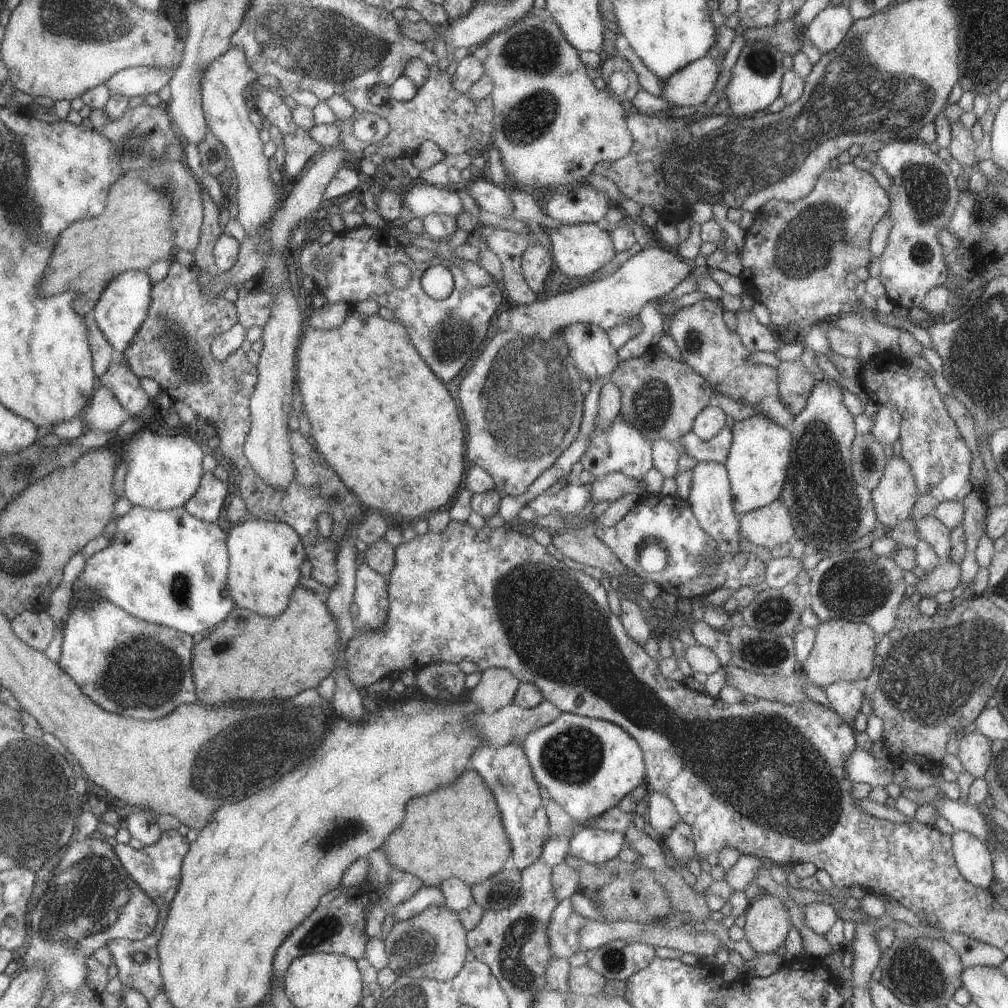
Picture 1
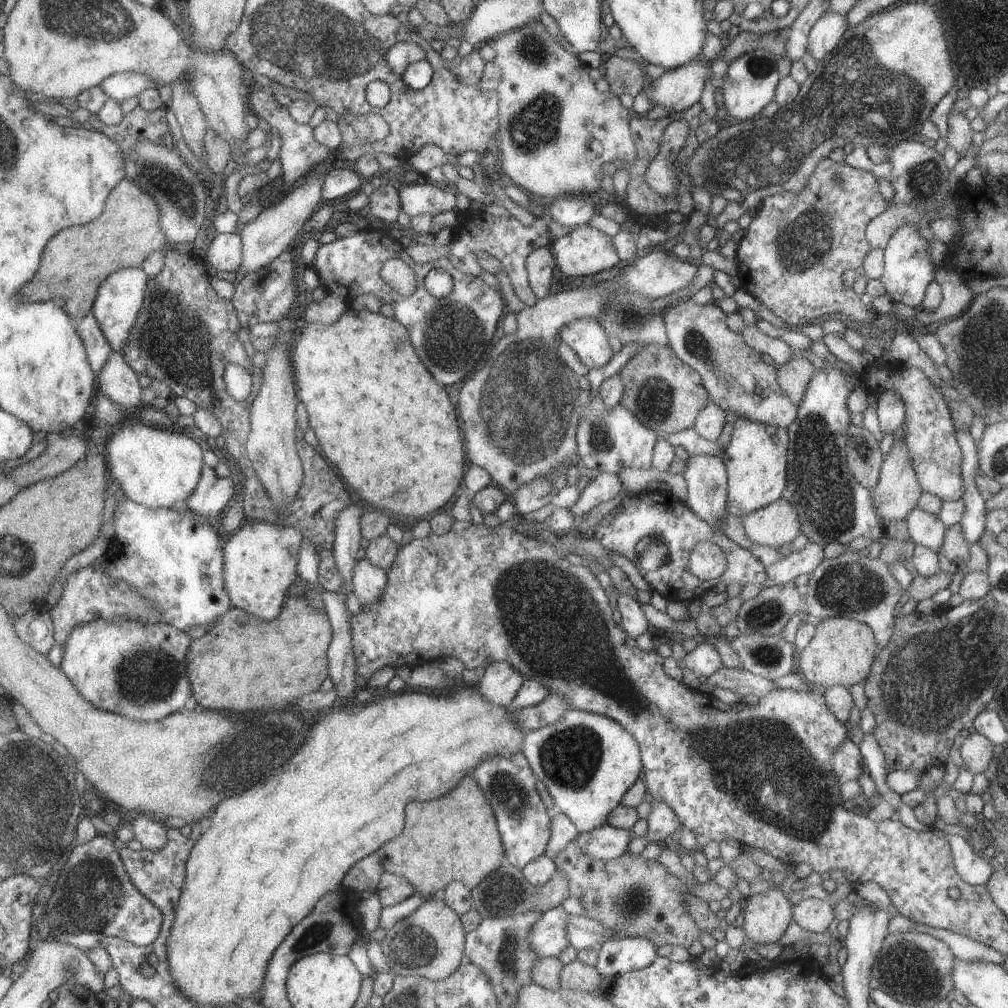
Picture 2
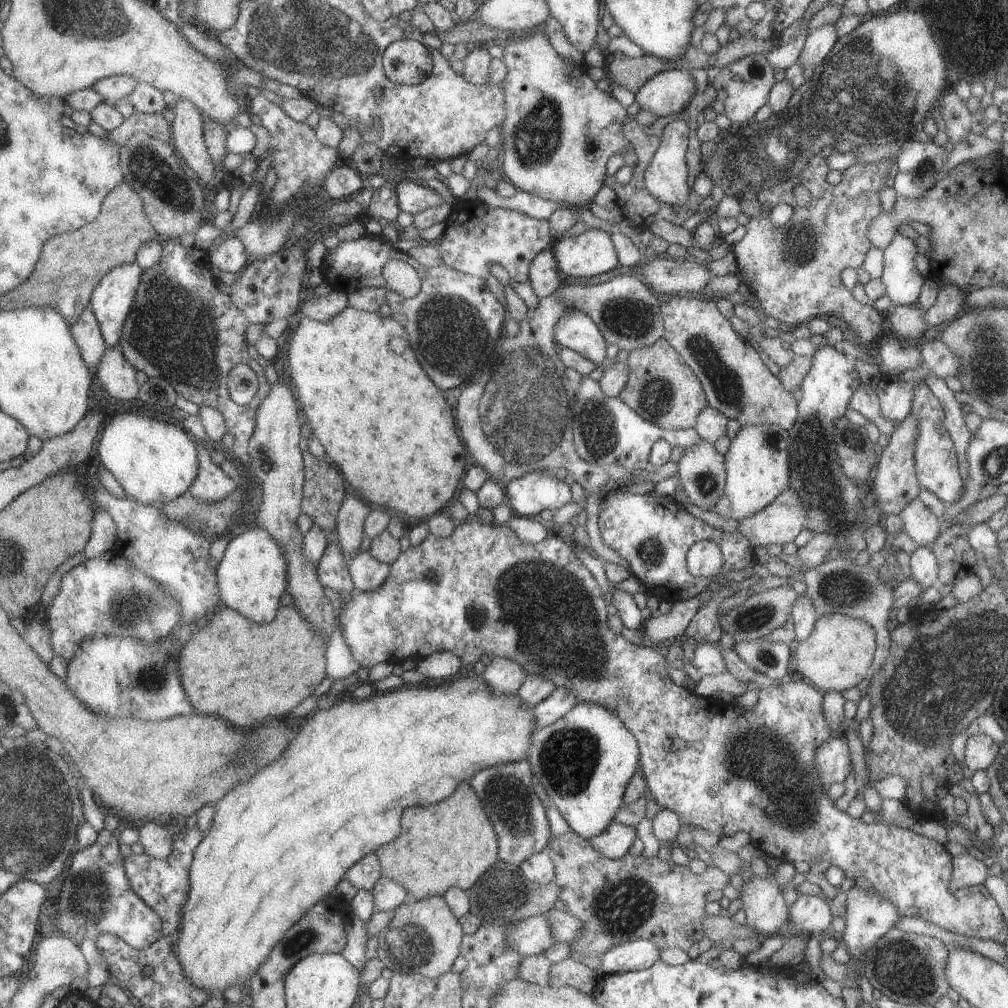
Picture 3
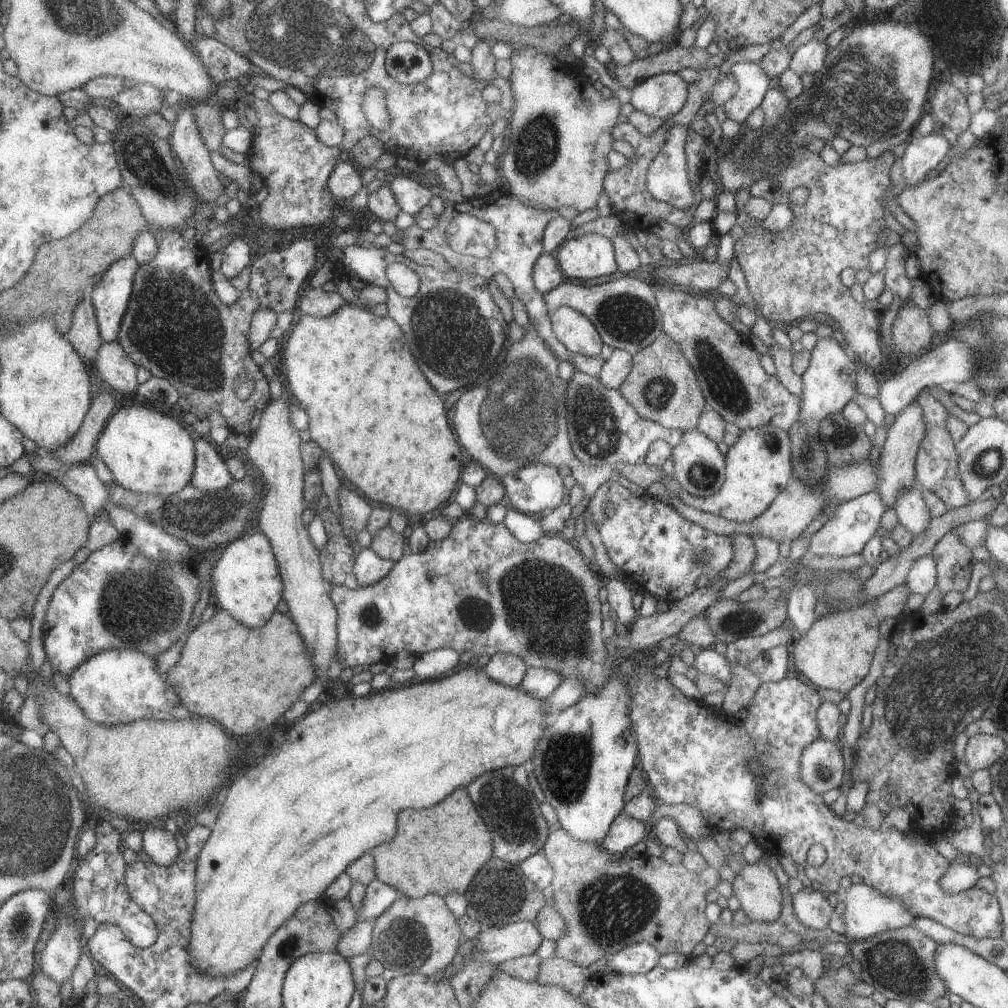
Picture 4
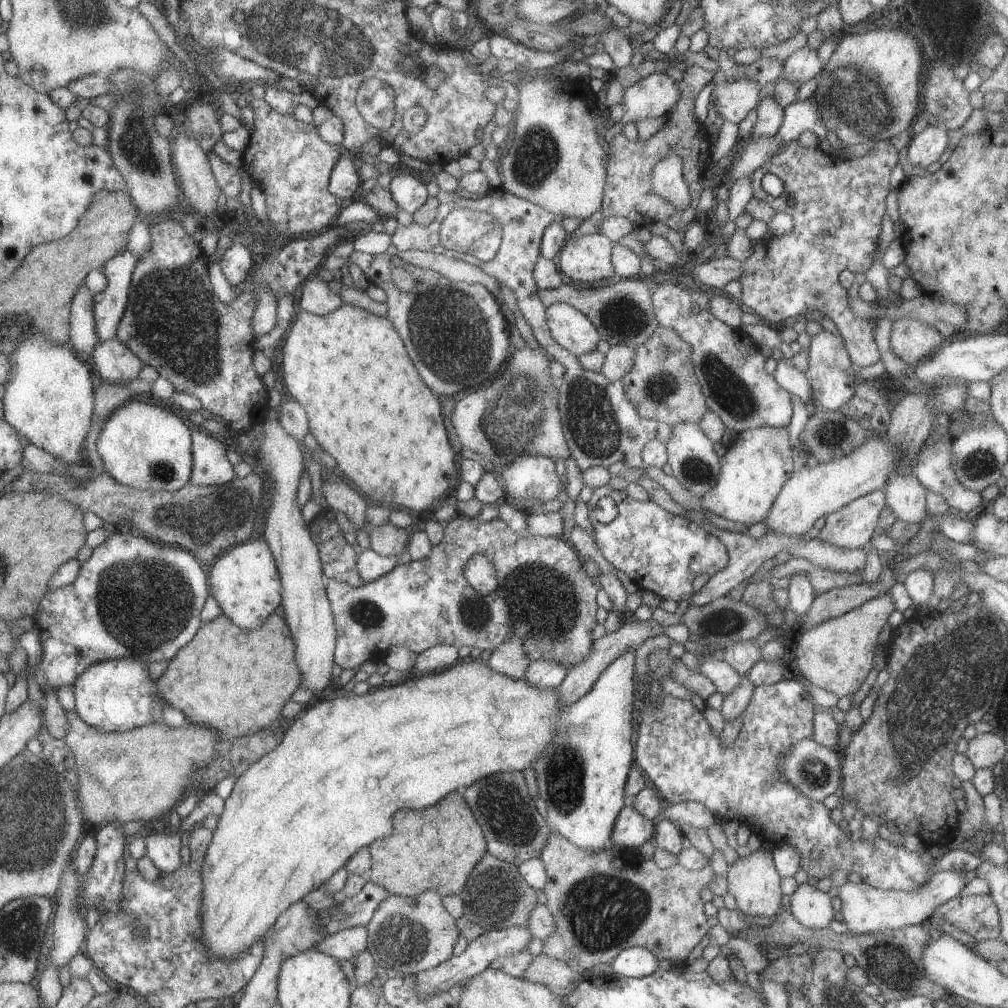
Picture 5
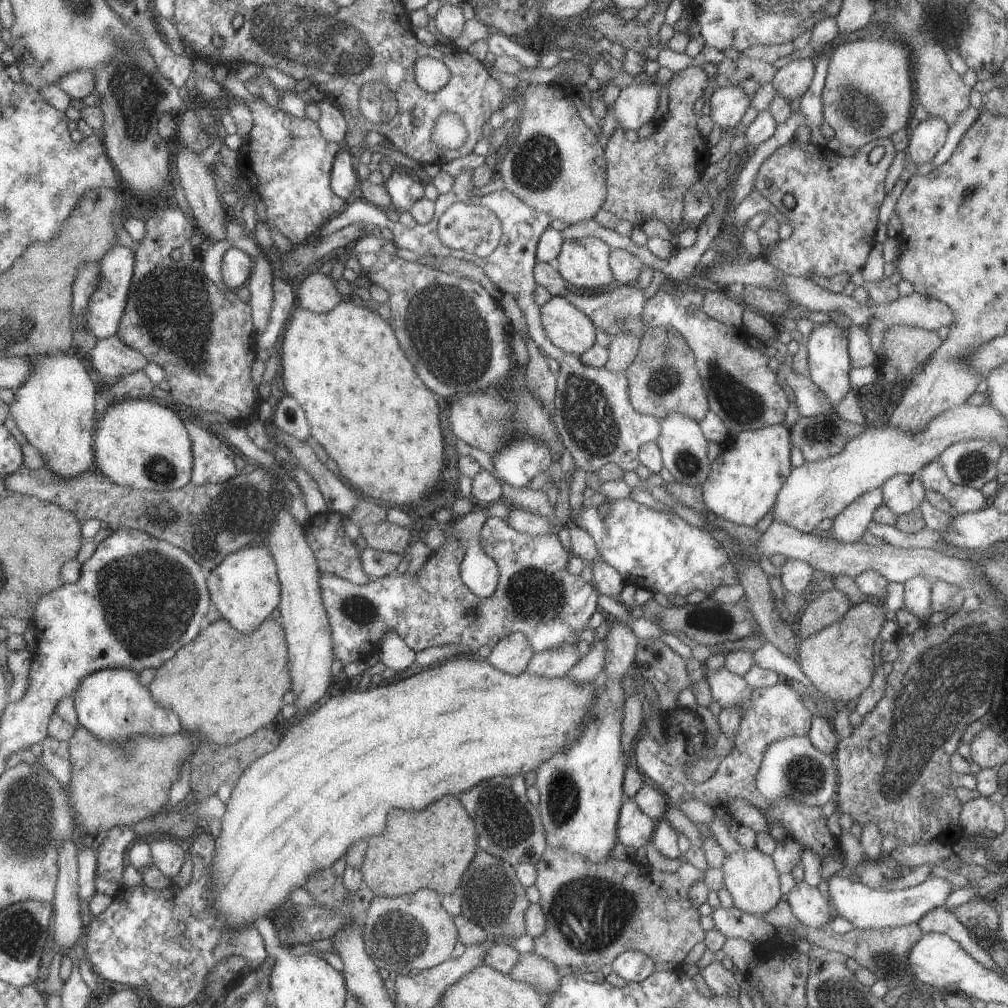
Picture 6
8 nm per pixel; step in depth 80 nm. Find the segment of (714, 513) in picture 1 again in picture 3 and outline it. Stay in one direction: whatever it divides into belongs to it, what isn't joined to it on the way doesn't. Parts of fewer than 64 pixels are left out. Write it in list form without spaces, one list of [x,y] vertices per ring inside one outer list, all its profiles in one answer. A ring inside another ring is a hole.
[[[699,439],[693,448],[683,448],[676,464],[678,480],[689,502],[699,510],[711,510],[725,488],[723,455],[713,444]]]

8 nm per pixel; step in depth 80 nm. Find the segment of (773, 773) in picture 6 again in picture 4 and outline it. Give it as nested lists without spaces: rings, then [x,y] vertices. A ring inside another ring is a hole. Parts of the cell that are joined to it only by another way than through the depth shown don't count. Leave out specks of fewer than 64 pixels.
[[[817,737],[801,750],[799,776],[797,778],[805,786],[811,786],[811,792],[822,795],[831,788],[839,788],[841,782],[843,782],[843,758],[840,744],[840,740],[829,742],[829,740]]]

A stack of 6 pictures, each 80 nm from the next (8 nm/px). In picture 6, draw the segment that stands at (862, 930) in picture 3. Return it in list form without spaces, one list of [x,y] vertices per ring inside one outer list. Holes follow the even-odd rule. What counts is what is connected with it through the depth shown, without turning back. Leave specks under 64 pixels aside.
[[[837,872],[827,880],[831,905],[838,912],[837,915],[849,921],[855,929],[893,928],[916,923],[928,910],[944,904],[947,895],[951,892],[950,887],[951,883],[941,877],[925,879],[914,887],[894,891],[872,889],[861,882],[854,883]]]

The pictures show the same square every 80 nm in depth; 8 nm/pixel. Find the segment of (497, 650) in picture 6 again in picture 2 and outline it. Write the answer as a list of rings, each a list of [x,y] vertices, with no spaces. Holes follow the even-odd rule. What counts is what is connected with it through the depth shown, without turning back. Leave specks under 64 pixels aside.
[[[492,662],[484,669],[481,680],[475,685],[477,692],[491,706],[509,707],[525,678],[507,662]]]

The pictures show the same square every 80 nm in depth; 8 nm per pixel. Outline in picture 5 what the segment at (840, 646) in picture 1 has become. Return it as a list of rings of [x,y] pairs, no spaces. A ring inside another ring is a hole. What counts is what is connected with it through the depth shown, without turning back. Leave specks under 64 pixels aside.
[[[889,595],[873,597],[849,612],[834,619],[827,619],[808,631],[797,631],[788,652],[798,677],[838,696],[851,696],[872,668],[873,653],[879,631],[887,623],[887,616],[894,610]]]

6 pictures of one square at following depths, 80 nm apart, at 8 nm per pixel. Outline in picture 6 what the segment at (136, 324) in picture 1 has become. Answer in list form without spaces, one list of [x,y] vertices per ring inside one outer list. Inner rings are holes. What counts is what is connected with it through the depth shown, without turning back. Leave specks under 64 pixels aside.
[[[115,245],[100,260],[102,266],[101,282],[93,293],[86,310],[86,326],[90,333],[99,339],[117,335],[121,321],[128,307],[134,276],[136,275],[136,253],[125,245]]]

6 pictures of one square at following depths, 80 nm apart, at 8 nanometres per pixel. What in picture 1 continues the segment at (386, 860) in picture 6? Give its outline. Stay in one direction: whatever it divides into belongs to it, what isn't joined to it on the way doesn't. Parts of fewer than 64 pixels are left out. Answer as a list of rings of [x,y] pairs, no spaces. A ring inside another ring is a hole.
[[[470,767],[450,785],[411,797],[402,823],[388,834],[381,848],[393,868],[416,876],[423,887],[438,887],[451,877],[471,886],[505,868],[511,858],[495,799]]]

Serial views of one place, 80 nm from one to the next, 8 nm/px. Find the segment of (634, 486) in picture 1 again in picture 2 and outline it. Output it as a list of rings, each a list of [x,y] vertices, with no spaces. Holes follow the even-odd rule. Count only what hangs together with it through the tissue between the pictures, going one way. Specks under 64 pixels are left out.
[[[600,472],[589,481],[577,500],[568,508],[572,516],[587,513],[593,506],[613,498],[623,488],[619,477],[615,473]]]

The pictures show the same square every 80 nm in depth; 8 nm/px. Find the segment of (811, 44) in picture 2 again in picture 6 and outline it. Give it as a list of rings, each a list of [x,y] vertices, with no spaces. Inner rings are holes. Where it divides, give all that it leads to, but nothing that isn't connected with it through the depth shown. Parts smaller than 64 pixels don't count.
[[[794,59],[777,69],[770,80],[775,95],[790,101],[799,98],[814,75],[814,59]]]

